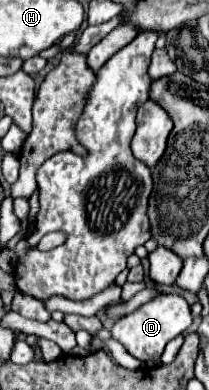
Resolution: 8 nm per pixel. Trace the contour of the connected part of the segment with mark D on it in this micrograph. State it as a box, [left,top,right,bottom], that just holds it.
[111,293,193,363]

